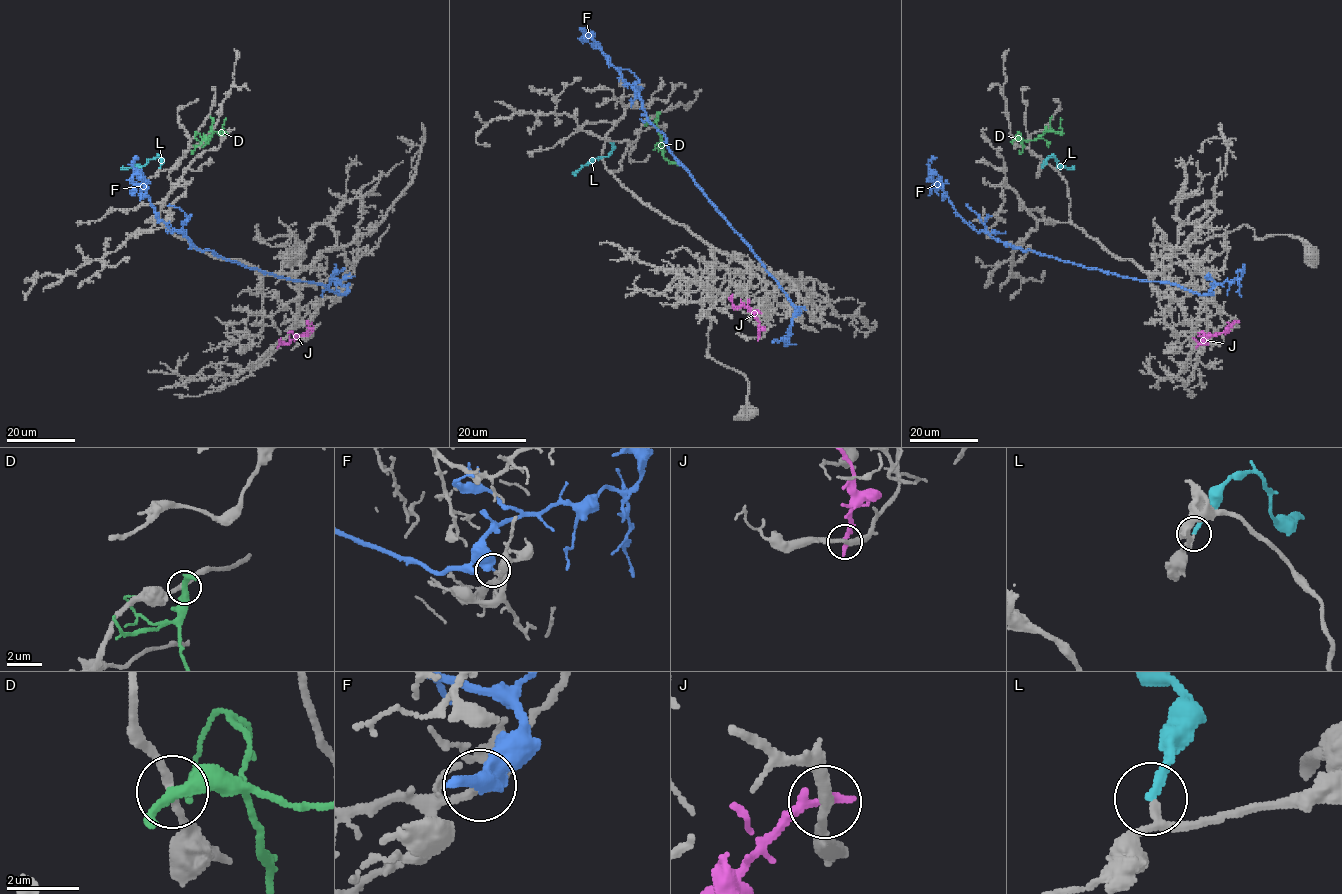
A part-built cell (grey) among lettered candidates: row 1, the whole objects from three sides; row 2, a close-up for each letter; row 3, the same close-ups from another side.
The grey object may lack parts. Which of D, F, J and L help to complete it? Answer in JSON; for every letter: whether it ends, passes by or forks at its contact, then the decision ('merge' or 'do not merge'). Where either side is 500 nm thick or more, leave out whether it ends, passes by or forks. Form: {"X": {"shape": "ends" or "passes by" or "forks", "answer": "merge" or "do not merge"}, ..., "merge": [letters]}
{"D": {"shape": "passes by", "answer": "do not merge"}, "F": {"answer": "do not merge"}, "J": {"shape": "ends", "answer": "do not merge"}, "L": {"shape": "ends", "answer": "merge"}, "merge": ["L"]}

